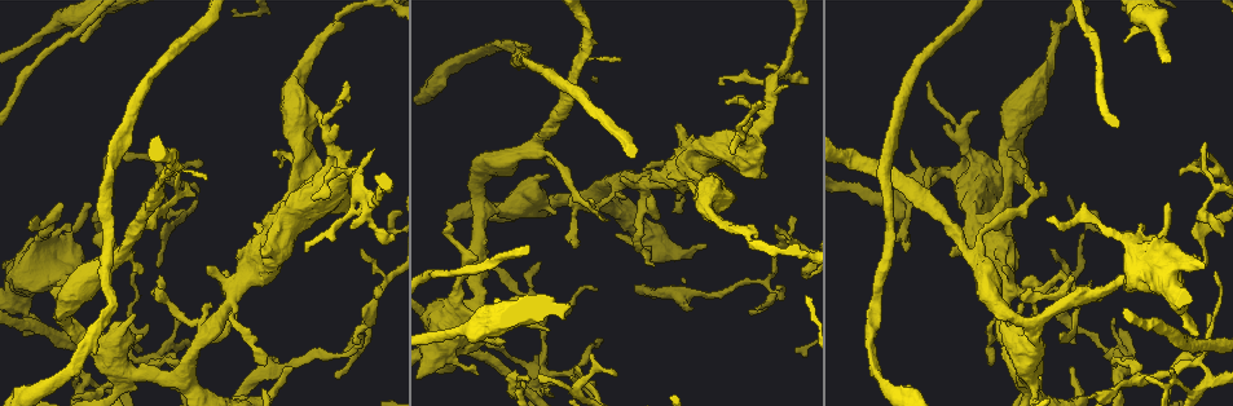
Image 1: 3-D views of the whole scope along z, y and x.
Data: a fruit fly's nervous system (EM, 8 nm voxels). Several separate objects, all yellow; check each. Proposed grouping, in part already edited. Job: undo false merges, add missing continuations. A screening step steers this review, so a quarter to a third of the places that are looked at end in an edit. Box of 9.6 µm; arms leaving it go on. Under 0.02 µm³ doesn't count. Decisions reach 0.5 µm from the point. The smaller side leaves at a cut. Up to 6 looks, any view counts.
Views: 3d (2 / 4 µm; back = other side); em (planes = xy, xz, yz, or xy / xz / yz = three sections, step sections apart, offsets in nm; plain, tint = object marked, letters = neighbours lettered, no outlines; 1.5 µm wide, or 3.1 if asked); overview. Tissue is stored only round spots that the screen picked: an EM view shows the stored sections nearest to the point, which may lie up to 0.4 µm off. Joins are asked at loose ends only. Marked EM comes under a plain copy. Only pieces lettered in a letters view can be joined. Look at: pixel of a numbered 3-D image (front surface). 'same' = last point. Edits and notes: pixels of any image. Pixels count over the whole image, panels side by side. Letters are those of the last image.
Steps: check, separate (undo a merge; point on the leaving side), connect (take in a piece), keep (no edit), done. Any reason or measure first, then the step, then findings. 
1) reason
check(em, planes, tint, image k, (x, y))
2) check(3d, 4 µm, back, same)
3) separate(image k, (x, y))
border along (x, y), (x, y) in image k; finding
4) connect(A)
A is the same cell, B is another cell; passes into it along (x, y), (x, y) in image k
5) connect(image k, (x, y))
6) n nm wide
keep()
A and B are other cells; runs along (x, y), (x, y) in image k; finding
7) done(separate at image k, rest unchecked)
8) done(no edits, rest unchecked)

an open end
check(3d, 2 µm, image 1, (774, 227))

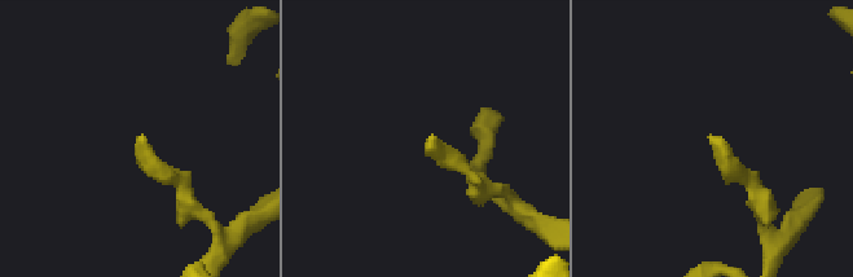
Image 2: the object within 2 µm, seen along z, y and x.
check(em, yz, step 8, tint, image 2, (432, 144))

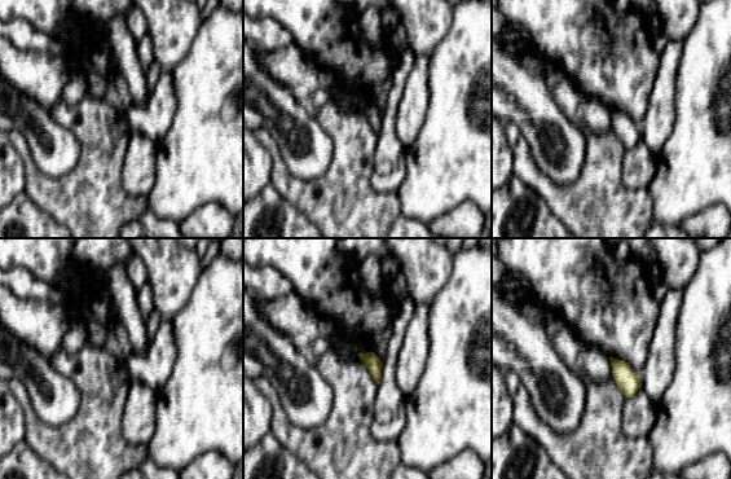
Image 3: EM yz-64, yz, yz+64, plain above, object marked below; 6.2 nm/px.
another direction
check(em, planes, letters, same)

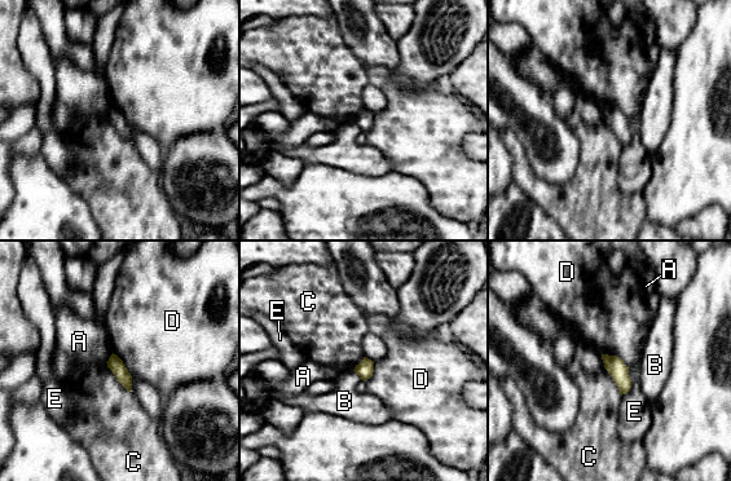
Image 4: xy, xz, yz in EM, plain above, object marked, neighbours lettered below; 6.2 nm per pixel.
90 nm wide
keep()
A, B, C, D and E are other cells; border along (106, 362), (114, 376), (131, 392) in image 4; none of them fits

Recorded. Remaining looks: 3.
abrupt turn
check(em, xz, step 8, letters, image 1, (1106, 354))

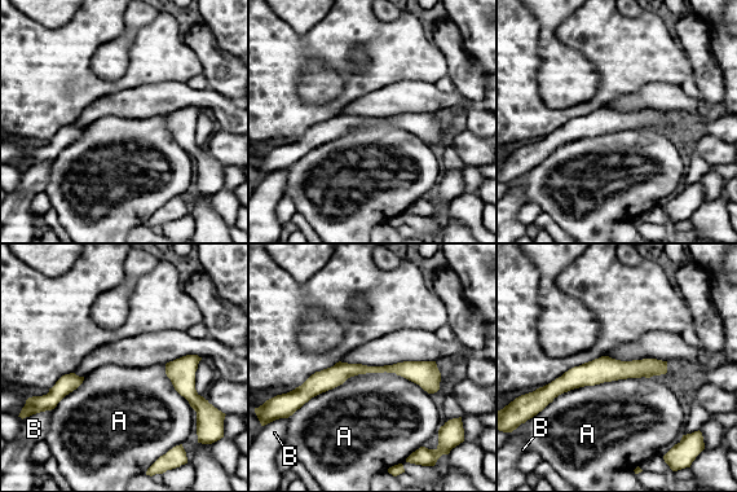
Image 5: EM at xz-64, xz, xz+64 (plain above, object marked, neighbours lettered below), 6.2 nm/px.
A touches over 850 nm
keep()
A and B are other cells; runs along (437, 376), (349, 369), (300, 395) in image 5; all the same neuron

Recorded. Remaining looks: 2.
done(no edits, rest unchecked)

